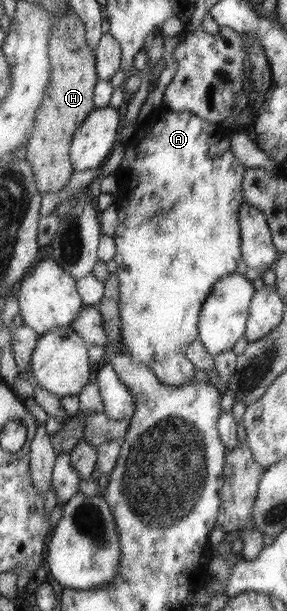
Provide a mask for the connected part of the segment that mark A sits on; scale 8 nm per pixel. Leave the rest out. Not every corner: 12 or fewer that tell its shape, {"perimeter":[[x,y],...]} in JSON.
{"perimeter":[[162,108],[113,174],[119,346],[184,353],[242,259],[231,128]]}

